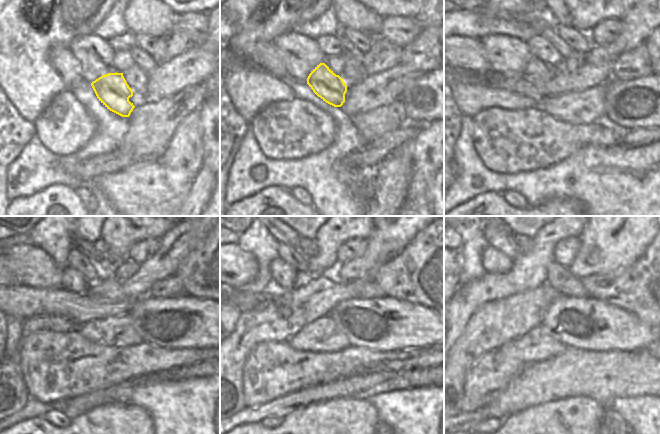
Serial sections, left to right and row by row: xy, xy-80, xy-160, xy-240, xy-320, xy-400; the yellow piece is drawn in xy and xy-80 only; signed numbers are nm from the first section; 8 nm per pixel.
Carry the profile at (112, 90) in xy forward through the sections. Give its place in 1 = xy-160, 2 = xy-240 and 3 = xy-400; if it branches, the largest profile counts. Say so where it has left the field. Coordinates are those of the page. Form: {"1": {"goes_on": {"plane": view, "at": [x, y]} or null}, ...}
{"1": {"goes_on": {"plane": "xy-160", "at": [536, 72]}}, "2": {"goes_on": {"plane": "xy-240", "at": [72, 280]}}, "3": {"goes_on": {"plane": "xy-400", "at": [493, 261]}}}

